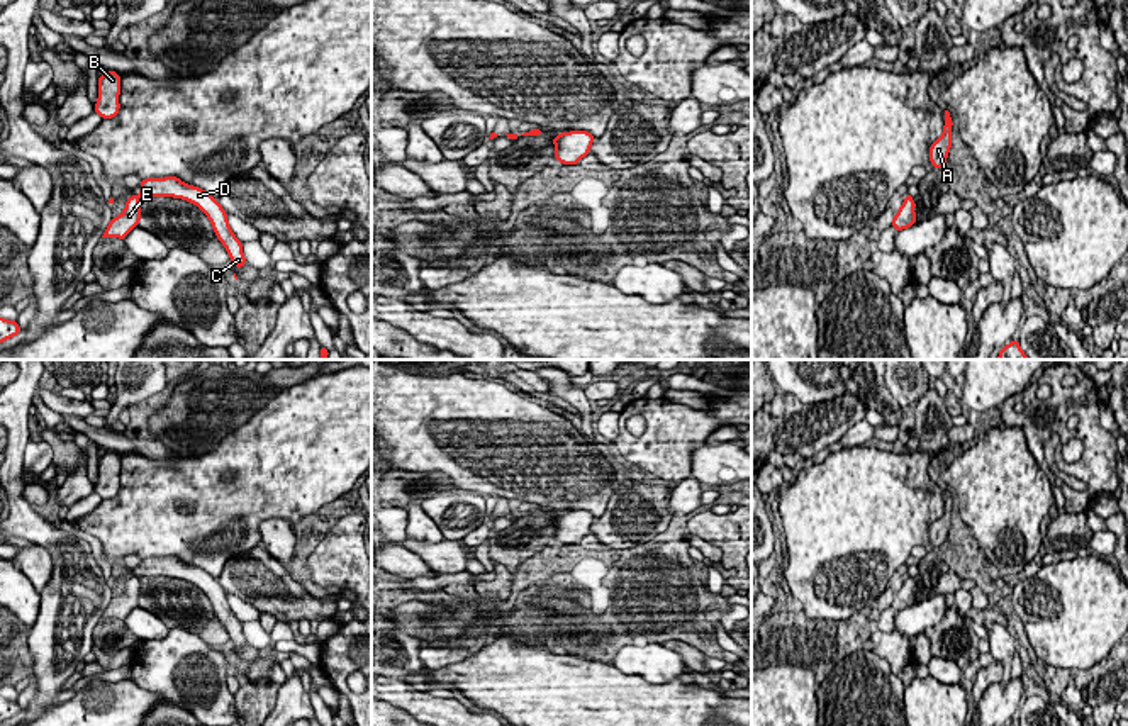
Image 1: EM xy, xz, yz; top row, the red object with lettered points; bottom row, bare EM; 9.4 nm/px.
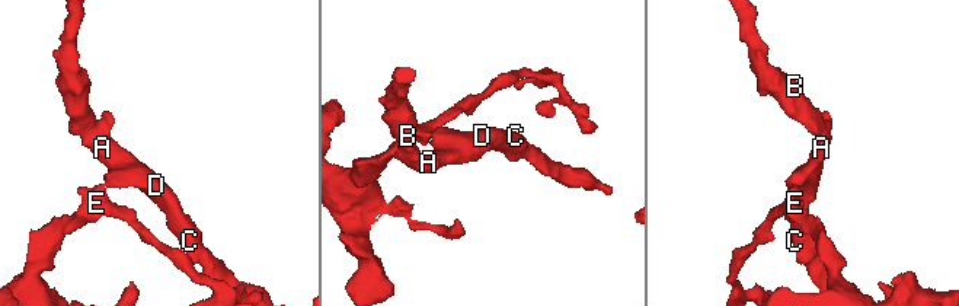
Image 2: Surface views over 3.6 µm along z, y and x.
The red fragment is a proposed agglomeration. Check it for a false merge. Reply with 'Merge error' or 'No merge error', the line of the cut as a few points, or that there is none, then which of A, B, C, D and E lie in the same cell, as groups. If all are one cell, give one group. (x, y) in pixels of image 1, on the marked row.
Merge error. Split along yz (906, 195), (911, 197). Groups: A B C D / E

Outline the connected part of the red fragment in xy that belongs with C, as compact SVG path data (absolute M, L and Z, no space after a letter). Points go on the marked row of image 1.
M176 176L146 178L141 180L139 185L141 192L134 197L173 197L197 205L210 221L217 239L227 249L229 260L234 263L236 270L248 265L243 254L243 243L232 232L226 210L217 198L204 188L188 185Z

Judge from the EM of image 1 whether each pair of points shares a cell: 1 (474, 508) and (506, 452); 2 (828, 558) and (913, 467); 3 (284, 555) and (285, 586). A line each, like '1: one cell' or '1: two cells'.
1: two cells
2: one cell
3: two cells

